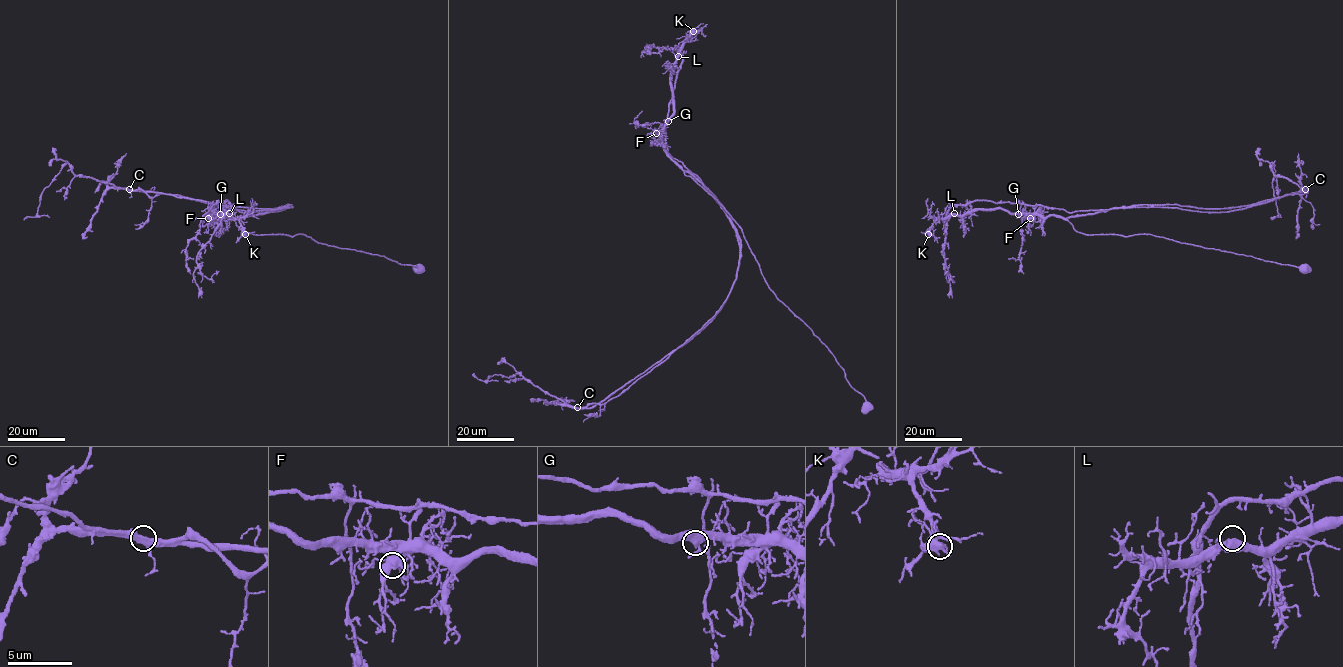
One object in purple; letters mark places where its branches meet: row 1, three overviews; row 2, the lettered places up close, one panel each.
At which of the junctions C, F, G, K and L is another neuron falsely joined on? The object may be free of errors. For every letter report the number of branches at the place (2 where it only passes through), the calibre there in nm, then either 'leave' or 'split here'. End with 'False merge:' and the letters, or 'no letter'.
C: 3 | 400 nm | split here
F: 3 | 440 nm | leave
G: 3 | 440 nm | leave
K: 3 | 400 nm | leave
L: 3 | 440 nm | leave
False merge: C

